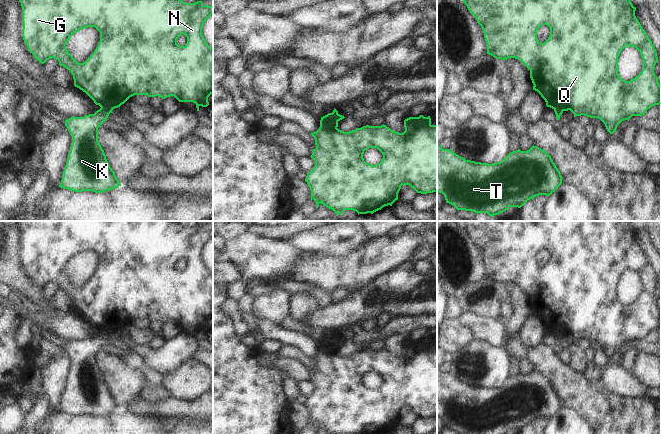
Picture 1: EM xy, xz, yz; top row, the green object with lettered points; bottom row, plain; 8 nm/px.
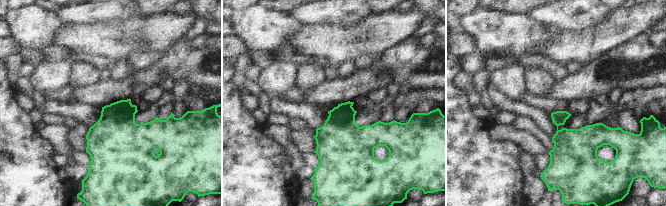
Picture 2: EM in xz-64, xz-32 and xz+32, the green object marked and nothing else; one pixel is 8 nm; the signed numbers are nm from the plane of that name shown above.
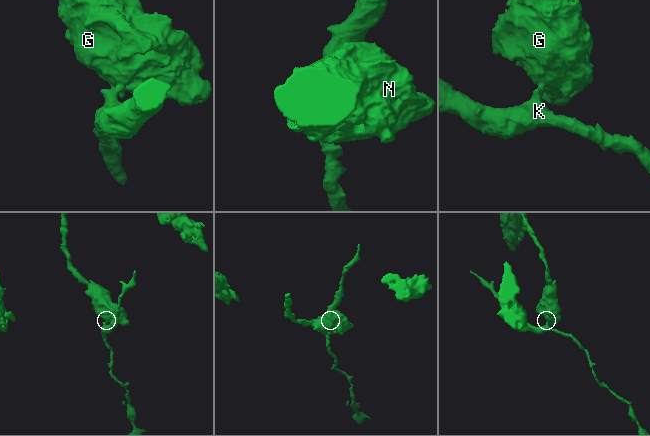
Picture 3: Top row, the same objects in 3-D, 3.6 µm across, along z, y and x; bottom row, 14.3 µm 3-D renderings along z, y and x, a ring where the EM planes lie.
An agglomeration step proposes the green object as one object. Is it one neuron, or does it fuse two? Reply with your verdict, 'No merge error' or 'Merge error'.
Merge error

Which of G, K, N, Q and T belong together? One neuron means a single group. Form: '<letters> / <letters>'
G N Q / K T

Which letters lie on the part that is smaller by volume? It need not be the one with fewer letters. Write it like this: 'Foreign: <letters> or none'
Foreign: K, T

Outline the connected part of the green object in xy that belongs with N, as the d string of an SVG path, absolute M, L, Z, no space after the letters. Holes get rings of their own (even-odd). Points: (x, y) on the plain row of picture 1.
M19 221L19 225L22 231L22 261L28 275L41 288L44 288L50 282L55 282L60 290L71 296L74 310L85 316L96 329L115 333L134 319L158 320L162 323L174 320L179 326L195 327L197 335L199 335L200 330L207 331L209 329L208 321L213 318L213 272L207 268L202 258L202 252L204 246L213 238L213 229L204 229L202 225L185 227L178 221ZM87 251L95 251L100 256L100 265L90 281L85 286L78 287L66 273L66 268L74 257ZM182 258L187 261L187 267L184 270L179 270L177 263Z

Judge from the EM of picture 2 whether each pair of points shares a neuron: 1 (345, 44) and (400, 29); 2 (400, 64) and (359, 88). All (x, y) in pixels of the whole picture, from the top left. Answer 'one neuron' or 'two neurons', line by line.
1: one neuron
2: one neuron

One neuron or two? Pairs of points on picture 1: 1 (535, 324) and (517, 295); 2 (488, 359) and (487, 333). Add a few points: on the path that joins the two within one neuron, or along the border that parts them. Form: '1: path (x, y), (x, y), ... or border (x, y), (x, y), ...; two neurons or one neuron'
1: border (532, 312), (517, 332); two neurons
2: border (474, 337), (489, 341), (497, 346), (503, 346); two neurons

